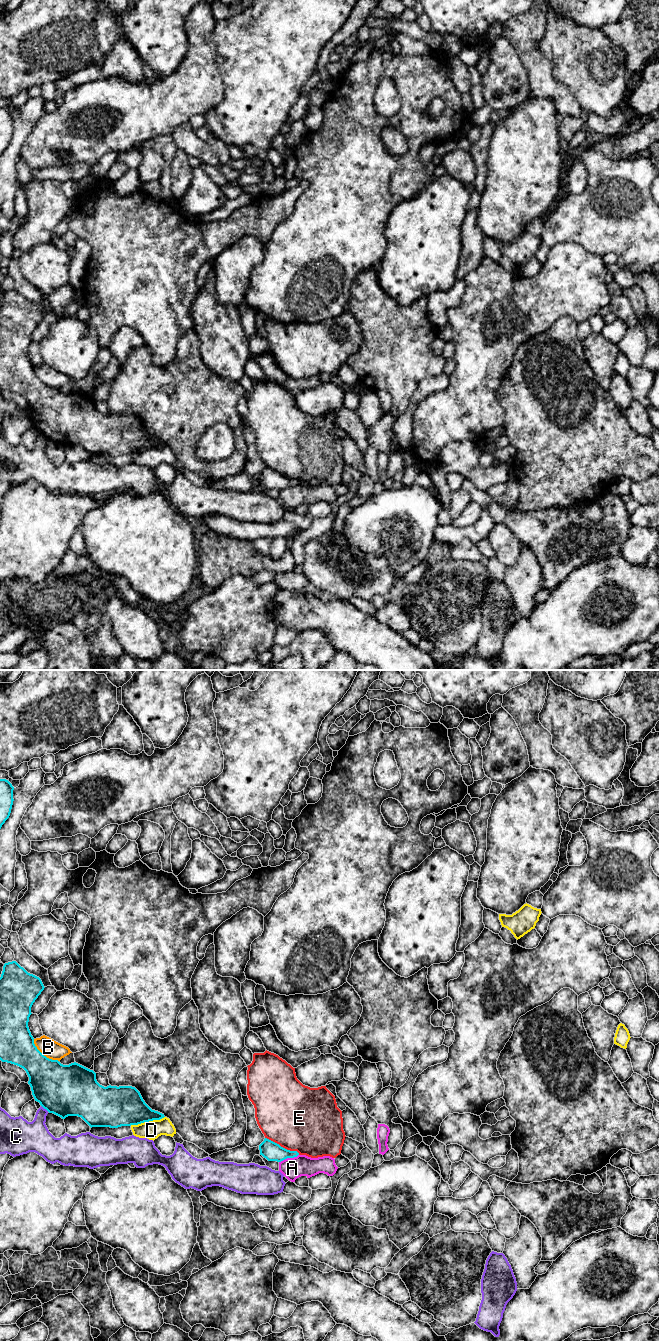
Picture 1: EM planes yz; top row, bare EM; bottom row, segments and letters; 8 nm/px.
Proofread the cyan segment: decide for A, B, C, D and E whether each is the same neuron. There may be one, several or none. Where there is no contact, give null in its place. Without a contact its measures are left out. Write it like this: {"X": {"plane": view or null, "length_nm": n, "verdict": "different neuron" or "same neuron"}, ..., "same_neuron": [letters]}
{"A": {"plane": "yz", "length_nm": 170, "verdict": "different neuron"}, "B": {"plane": "yz", "length_nm": 280, "verdict": "different neuron"}, "C": {"plane": "yz", "length_nm": 80, "verdict": "different neuron"}, "D": {"plane": "yz", "length_nm": 280, "verdict": "different neuron"}, "E": {"plane": "yz", "length_nm": 320, "verdict": "different neuron"}, "same_neuron": []}

